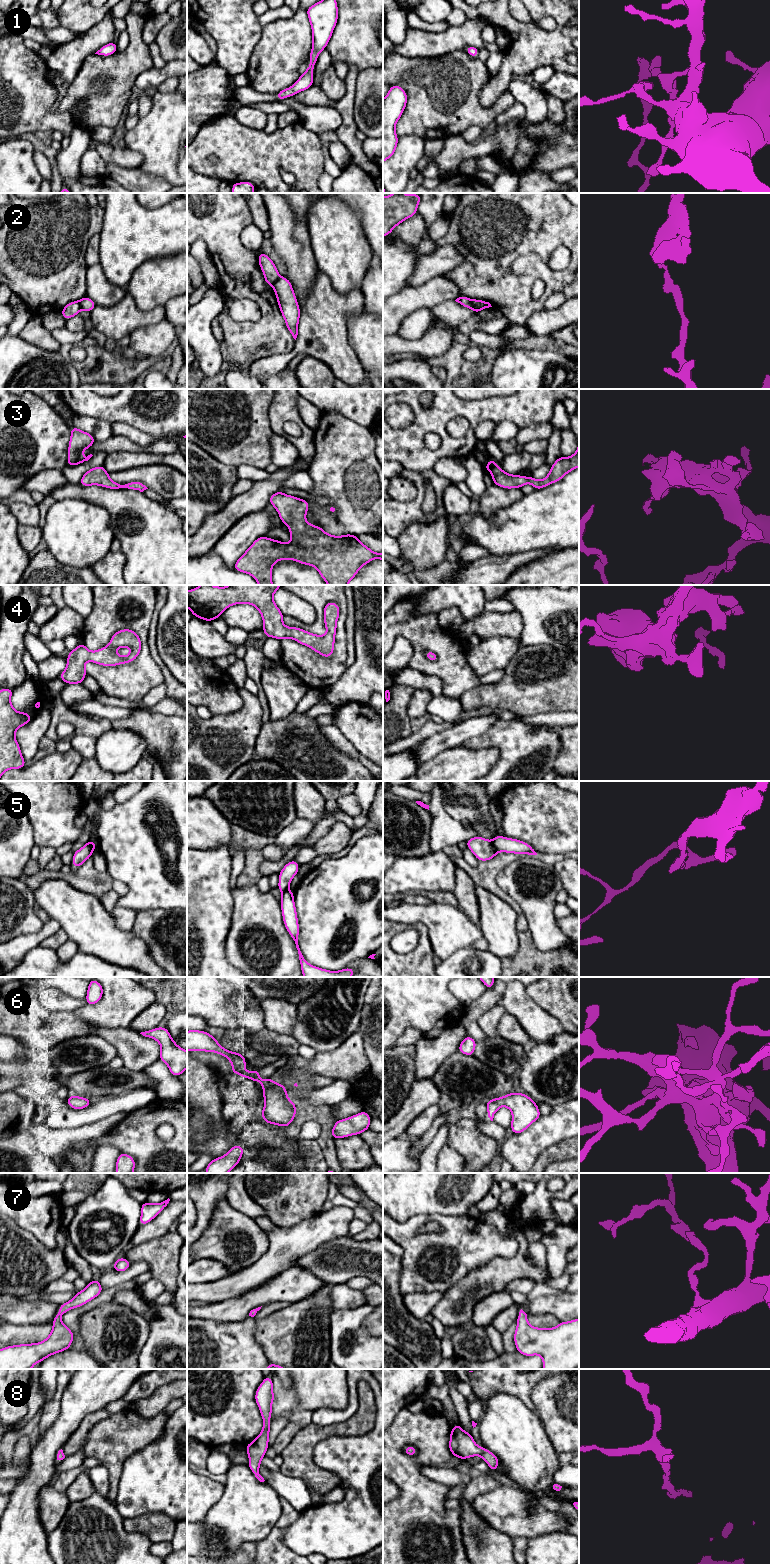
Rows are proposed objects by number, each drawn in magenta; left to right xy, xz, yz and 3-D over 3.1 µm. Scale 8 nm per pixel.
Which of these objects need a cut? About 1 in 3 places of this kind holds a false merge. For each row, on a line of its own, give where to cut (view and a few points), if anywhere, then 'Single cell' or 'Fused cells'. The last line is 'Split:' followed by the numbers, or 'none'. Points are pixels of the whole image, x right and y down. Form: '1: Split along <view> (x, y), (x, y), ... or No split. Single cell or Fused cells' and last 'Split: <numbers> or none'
1: No split. Single cell
2: Split along yz (470, 300), (473, 307), (479, 311). Fused cells
3: No split. Single cell
4: No split. Single cell
5: Split along yz (491, 841), (497, 851). Fused cells
6: No split. Single cell
7: No split. Single cell
8: No split. Single cell
Split: 2, 5

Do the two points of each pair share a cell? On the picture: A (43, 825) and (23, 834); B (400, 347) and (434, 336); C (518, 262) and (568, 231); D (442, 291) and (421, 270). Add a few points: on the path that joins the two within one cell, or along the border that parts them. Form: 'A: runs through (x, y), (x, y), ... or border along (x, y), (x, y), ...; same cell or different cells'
A: border along (29, 822), (33, 830), (33, 840), (36, 844); different cells
B: runs through (408, 346), (424, 346), (426, 344); same cell
C: runs through (530, 250), (549, 231), (556, 231); same cell
D: border along (441, 275), (434, 276), (418, 286), (408, 287); different cells

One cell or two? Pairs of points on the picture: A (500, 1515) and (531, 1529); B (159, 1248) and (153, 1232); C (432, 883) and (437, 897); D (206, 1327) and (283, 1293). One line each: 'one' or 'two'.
A: one
B: two
C: two
D: two

